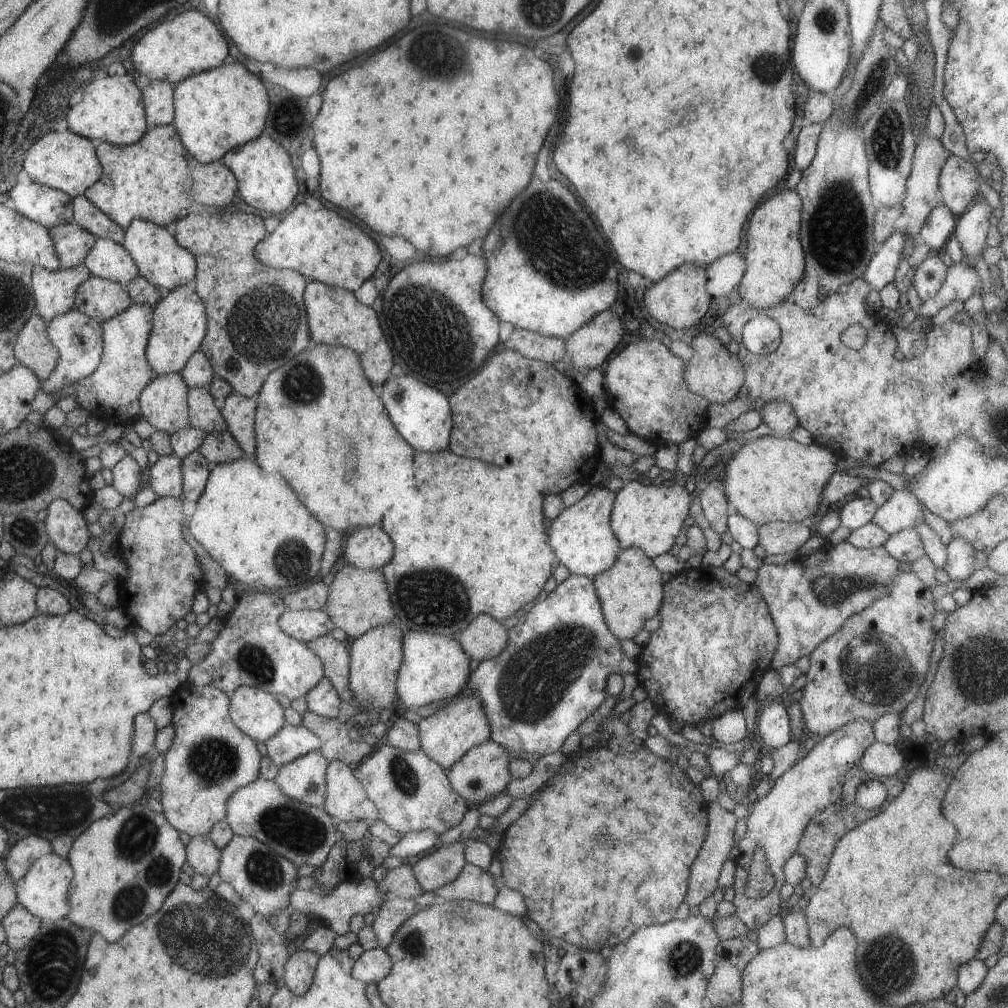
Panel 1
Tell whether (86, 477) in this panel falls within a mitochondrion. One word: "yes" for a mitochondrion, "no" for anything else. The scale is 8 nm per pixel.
no

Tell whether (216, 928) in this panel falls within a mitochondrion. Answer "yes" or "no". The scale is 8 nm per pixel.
yes

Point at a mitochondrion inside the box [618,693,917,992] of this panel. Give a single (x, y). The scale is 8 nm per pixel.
(686, 957)

